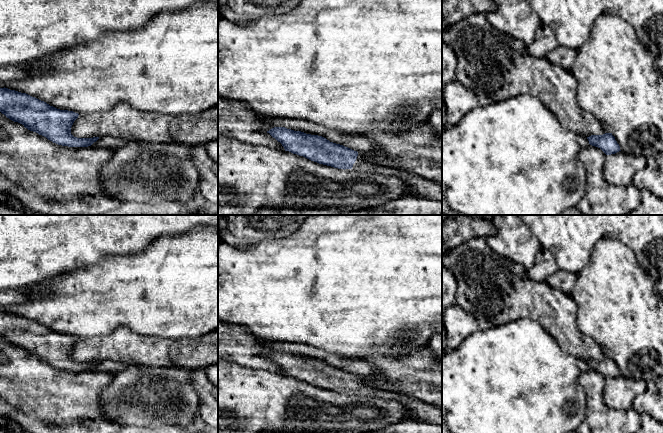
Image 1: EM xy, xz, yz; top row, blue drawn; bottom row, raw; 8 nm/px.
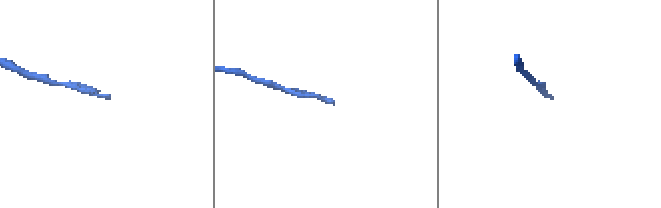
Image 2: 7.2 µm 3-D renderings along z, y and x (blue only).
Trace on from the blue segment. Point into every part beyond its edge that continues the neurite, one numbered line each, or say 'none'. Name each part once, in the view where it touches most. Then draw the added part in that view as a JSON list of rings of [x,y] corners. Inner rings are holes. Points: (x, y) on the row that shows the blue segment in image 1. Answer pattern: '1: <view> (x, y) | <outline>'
1: xz (416, 185) | [[[358,152],[353,167],[345,170],[357,172],[376,171],[382,175],[396,176],[405,183],[405,191],[408,196],[430,197],[442,201],[442,184],[433,180],[427,180],[417,174],[409,173],[400,167],[382,166],[370,162],[365,156],[365,153]]]

